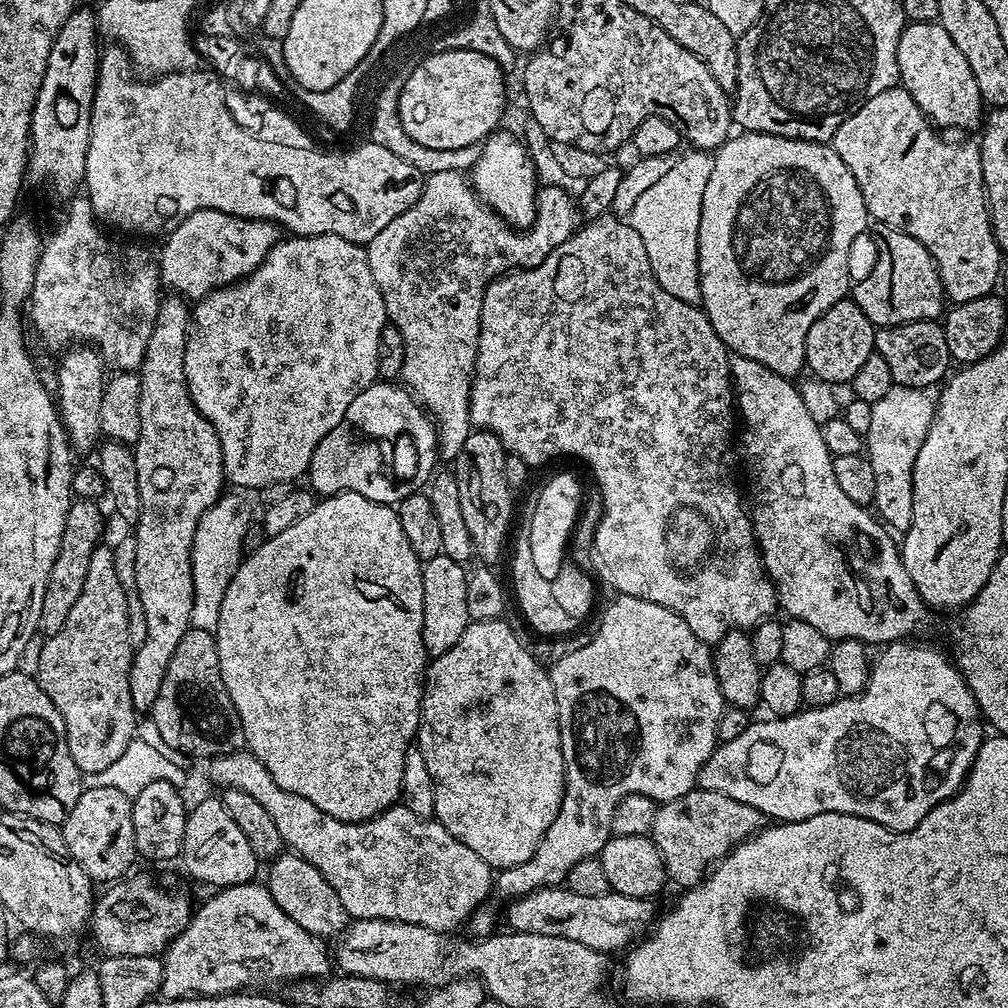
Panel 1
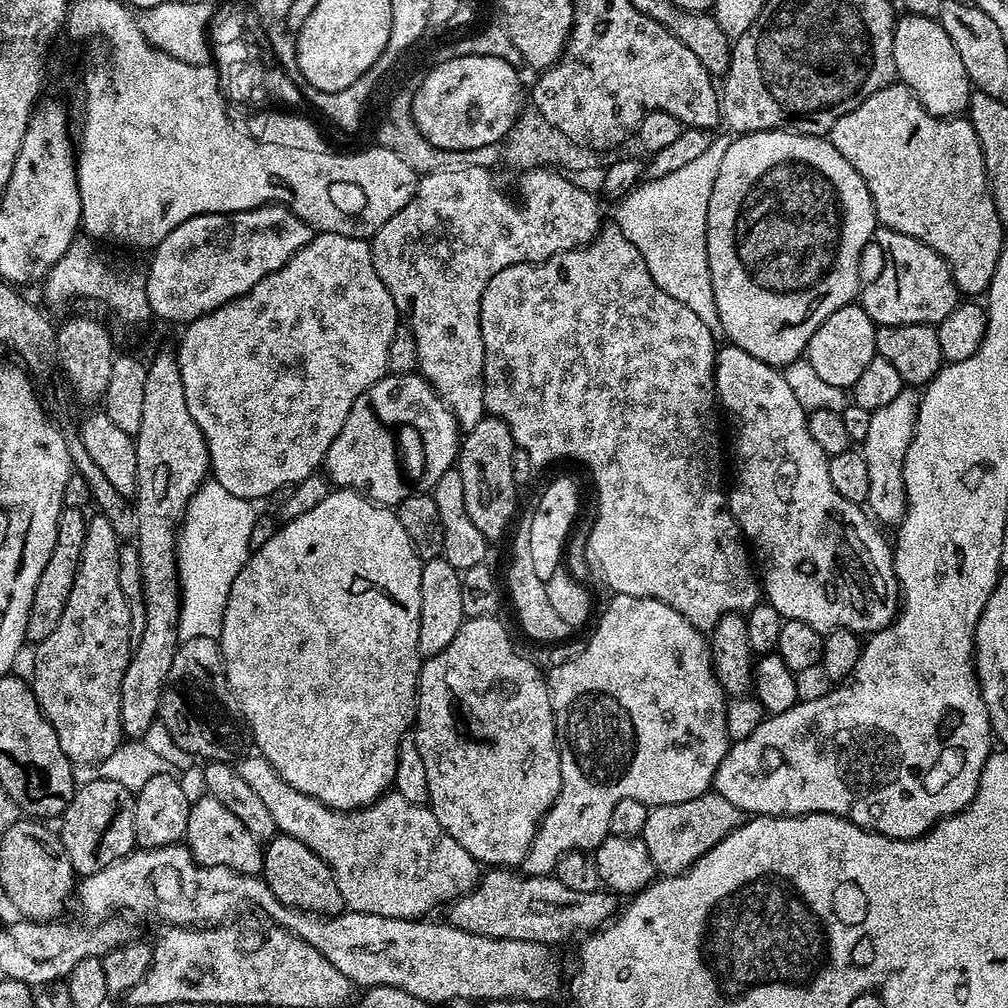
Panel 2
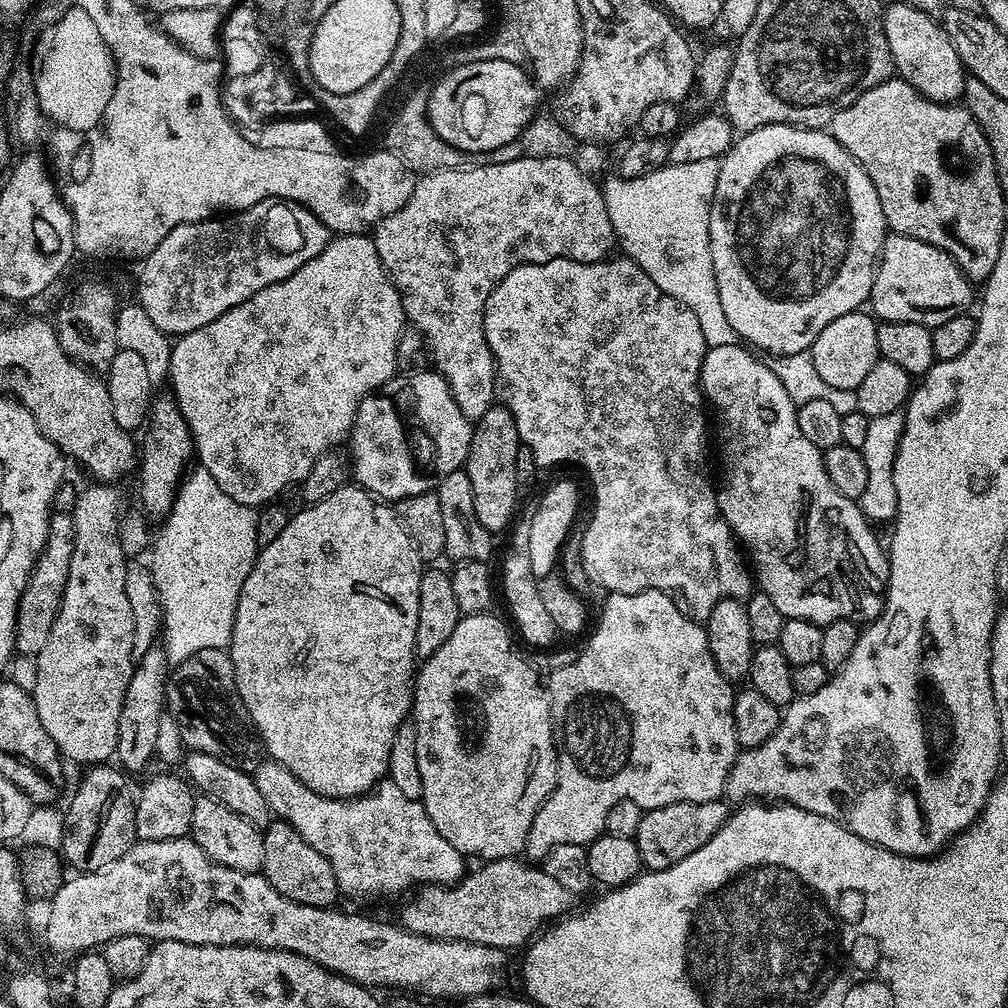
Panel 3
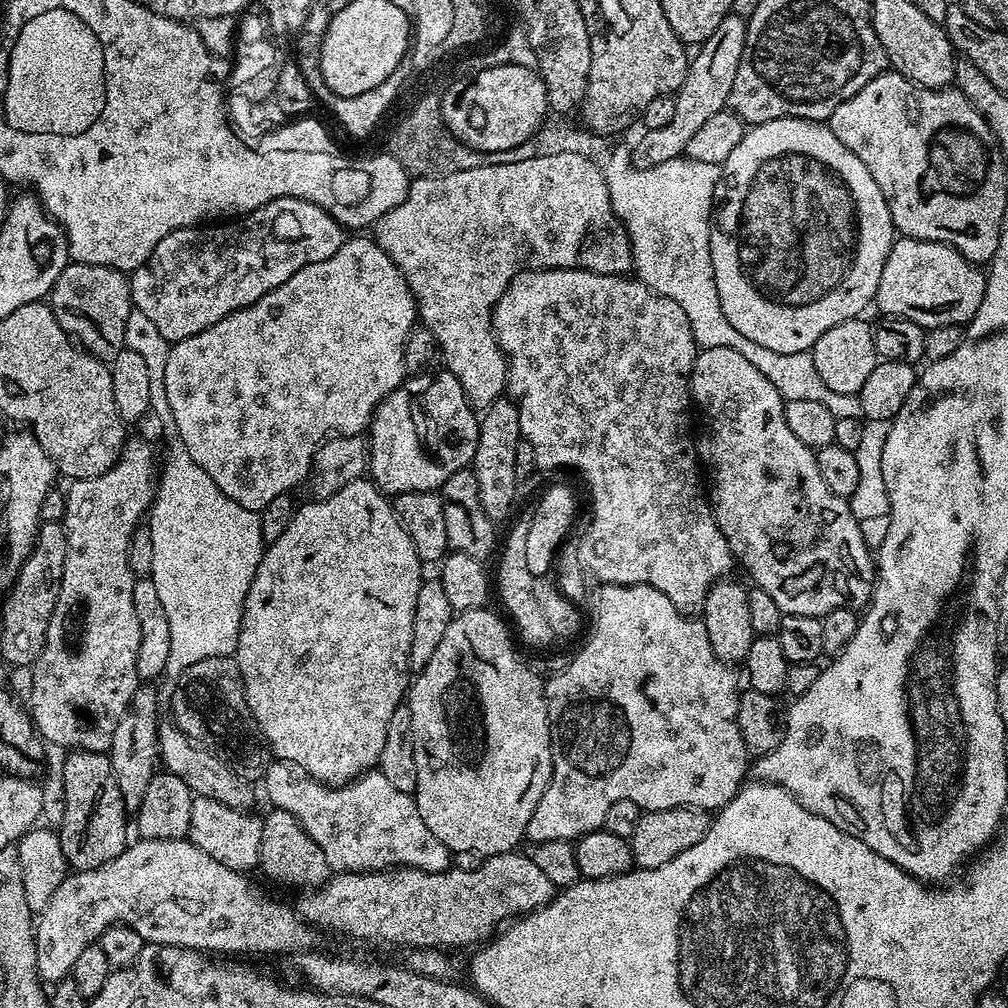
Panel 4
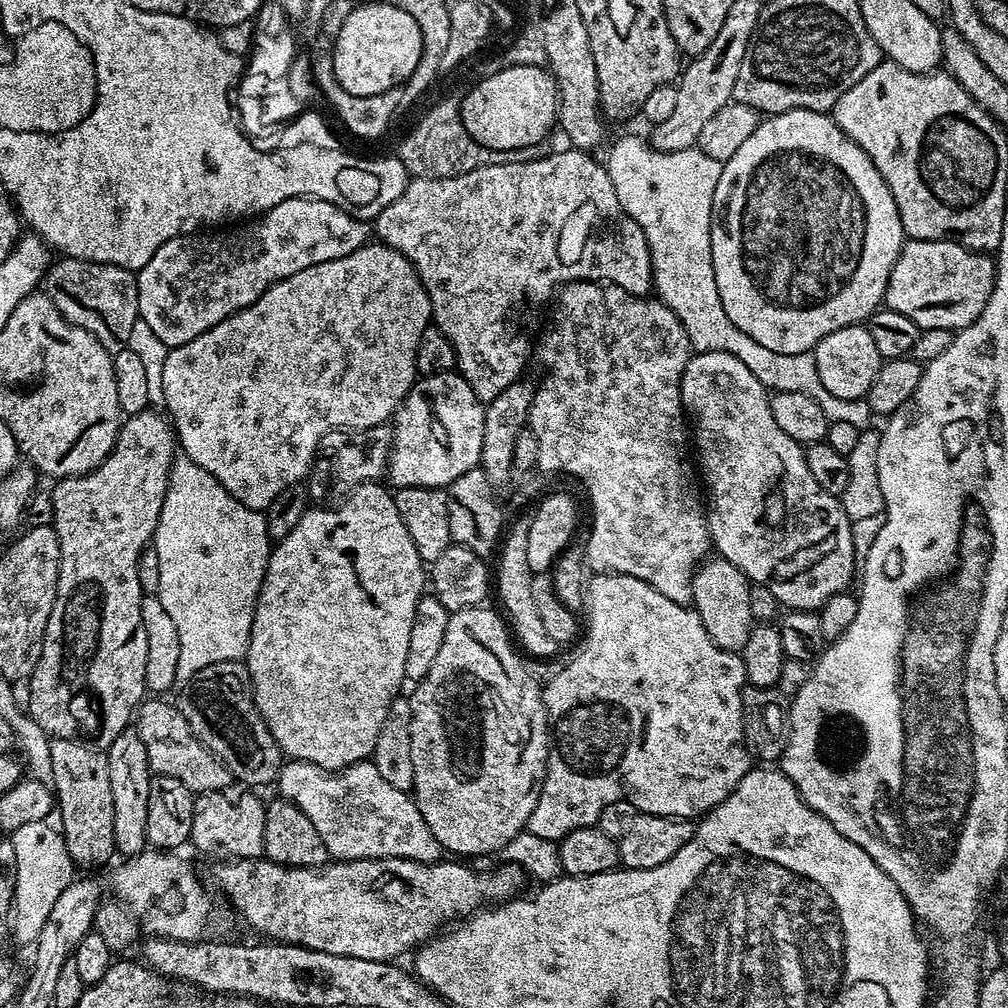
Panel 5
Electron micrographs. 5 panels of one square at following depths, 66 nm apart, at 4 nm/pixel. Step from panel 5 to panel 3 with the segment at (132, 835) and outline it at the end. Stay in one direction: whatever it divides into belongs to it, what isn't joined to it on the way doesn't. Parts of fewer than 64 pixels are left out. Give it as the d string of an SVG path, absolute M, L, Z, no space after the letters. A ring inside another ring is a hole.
M153 646L145 656L135 661L132 677L126 686L126 698L122 698L115 754L119 767L129 773L142 771L147 766L148 759L156 752L156 743L160 740L160 719L165 719L166 716L169 675L170 665L163 647Z

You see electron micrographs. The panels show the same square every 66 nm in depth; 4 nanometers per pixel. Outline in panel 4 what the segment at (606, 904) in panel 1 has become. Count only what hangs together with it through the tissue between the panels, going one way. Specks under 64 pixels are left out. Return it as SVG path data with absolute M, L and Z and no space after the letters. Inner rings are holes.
M520 850L503 852L481 859L477 868L452 866L446 872L427 872L403 866L389 866L383 872L341 872L329 878L322 887L301 895L304 897L298 903L298 914L307 924L325 933L341 932L352 940L369 940L372 944L401 944L404 950L449 950L463 944L480 946L493 939L501 926L546 906L558 891L550 878L534 866L531 855L524 853L523 856L522 853Z

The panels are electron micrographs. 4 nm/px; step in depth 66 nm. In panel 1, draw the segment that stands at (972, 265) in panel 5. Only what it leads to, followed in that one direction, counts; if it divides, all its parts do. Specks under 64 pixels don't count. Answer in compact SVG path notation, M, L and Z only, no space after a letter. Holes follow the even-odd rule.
M876 224L871 232L872 244L876 247L876 261L873 262L872 269L857 284L855 281L850 292L851 299L856 301L862 314L866 314L866 318L870 318L870 322L877 326L905 324L915 320L939 321L946 311L946 297L936 263L926 250L926 246L922 246L922 242L910 238L910 234L902 234L885 224Z

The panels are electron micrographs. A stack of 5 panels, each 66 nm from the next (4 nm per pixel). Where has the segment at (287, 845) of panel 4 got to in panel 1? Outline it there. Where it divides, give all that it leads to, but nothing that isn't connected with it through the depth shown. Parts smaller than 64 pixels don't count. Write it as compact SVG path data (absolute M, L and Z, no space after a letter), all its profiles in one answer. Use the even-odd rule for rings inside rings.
M285 850L271 861L267 868L266 887L270 890L274 902L278 902L278 906L282 906L282 910L286 910L286 914L290 914L290 918L294 918L298 926L302 926L302 930L321 938L336 938L348 927L350 917L346 906L342 906L338 894L334 894L334 886L330 886L326 878L322 878L318 866L310 866L306 858L294 851Z

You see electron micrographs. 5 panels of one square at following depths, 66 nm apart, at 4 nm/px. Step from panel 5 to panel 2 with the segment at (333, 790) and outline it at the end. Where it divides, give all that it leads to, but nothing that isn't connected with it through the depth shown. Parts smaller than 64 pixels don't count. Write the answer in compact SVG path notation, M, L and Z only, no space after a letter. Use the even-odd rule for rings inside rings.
M245 755L235 765L237 774L261 796L262 803L270 809L277 833L298 838L298 842L310 846L310 850L314 850L314 854L318 854L318 858L330 866L334 882L338 882L338 894L342 894L344 899L345 909L386 918L418 920L431 917L439 904L451 905L452 901L476 887L482 875L481 865L472 857L470 850L462 850L461 844L454 842L454 838L442 830L431 807L406 802L402 794L392 790L366 808L358 808L355 812L339 812L294 790L294 786L283 780L264 756L251 755Z

